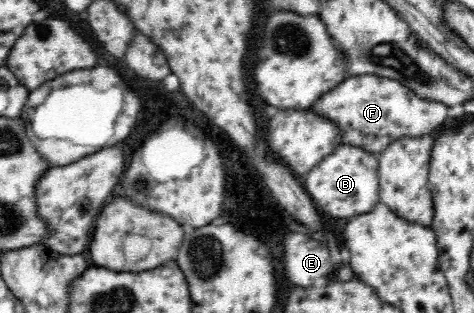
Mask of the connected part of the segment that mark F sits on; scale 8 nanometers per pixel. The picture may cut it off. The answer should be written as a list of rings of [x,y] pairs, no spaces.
[[[376,74],[350,76],[318,101],[320,103],[314,103],[309,109],[322,112],[340,124],[344,132],[342,143],[364,148],[376,155],[396,139],[430,135],[440,131],[440,127],[446,127],[448,121],[448,105],[442,100],[420,96],[402,81]]]

